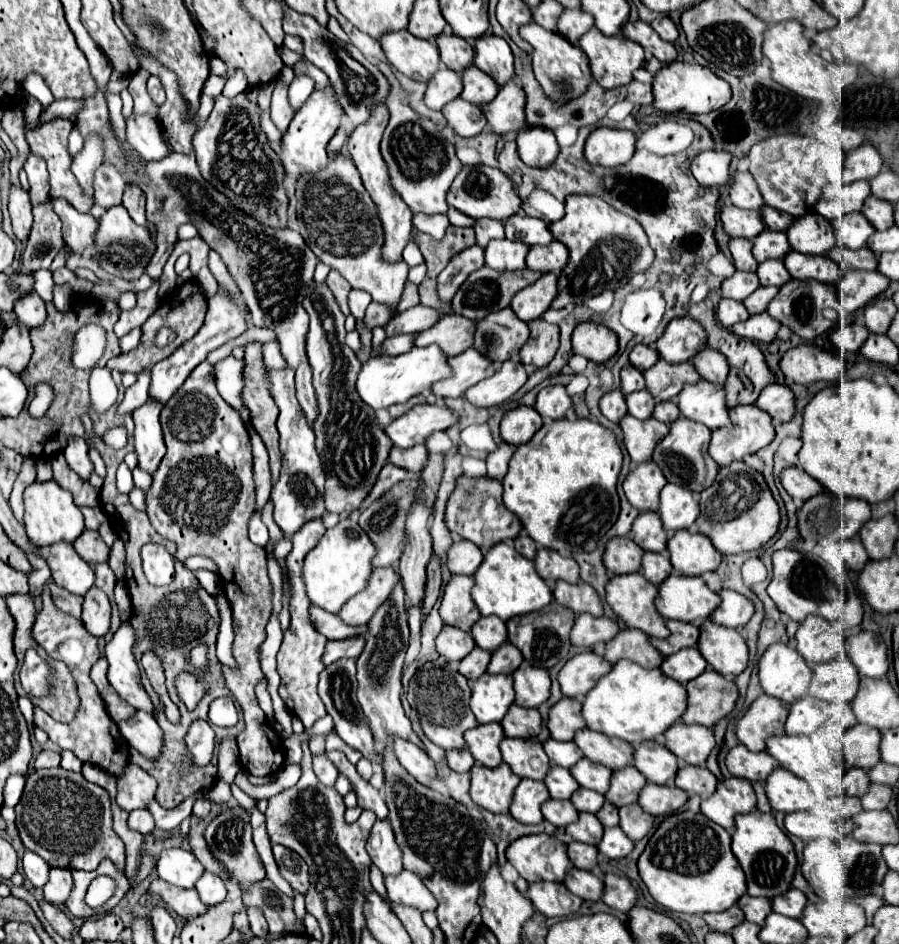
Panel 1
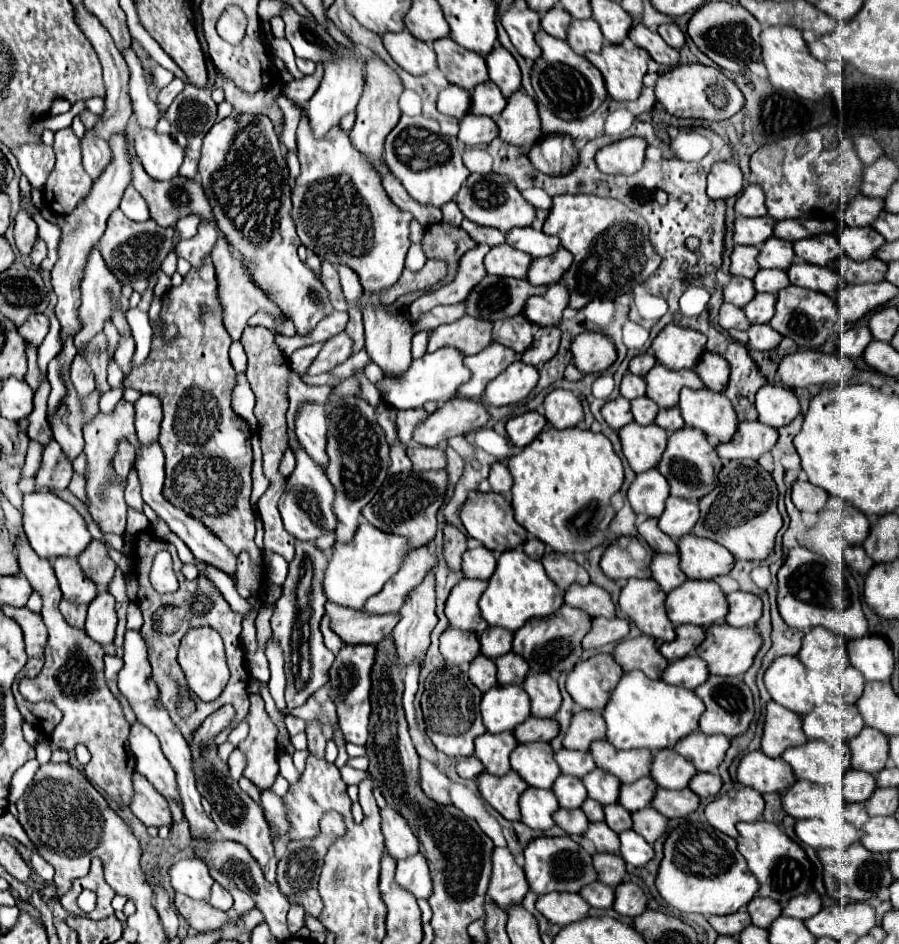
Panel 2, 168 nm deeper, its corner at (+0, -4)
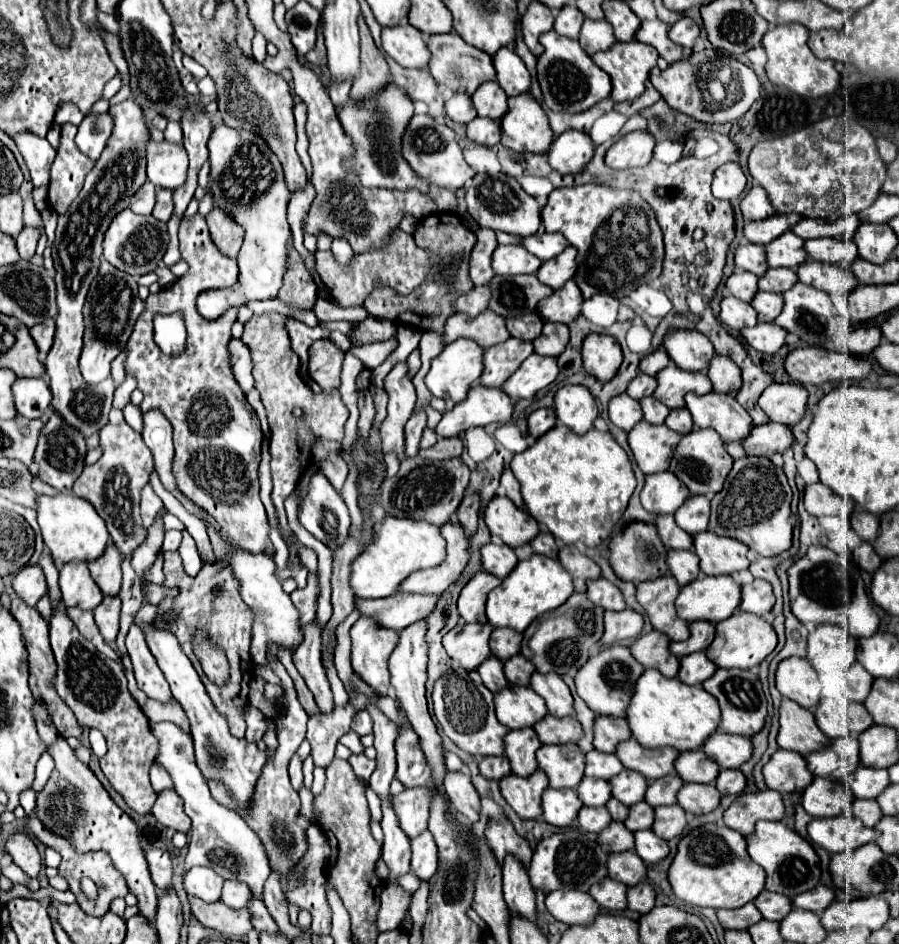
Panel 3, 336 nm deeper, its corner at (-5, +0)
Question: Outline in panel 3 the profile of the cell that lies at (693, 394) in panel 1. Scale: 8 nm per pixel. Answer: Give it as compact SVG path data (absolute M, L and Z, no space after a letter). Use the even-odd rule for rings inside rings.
M687 393L685 403L693 415L693 423L701 429L715 429L724 443L741 441L753 429L749 413L737 403L733 393Z

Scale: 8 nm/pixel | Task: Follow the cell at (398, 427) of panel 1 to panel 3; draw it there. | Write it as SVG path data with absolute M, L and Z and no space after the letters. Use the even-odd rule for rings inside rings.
M473 385L463 403L457 403L451 411L443 415L435 433L439 437L457 437L469 427L485 427L489 423L511 421L515 403L505 395L505 391L485 385Z

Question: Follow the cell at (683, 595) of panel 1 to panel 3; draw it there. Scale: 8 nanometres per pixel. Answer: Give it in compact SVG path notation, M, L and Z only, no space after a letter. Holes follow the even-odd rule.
M729 575L699 577L681 587L675 601L677 613L685 621L719 623L733 615L741 603L741 587Z

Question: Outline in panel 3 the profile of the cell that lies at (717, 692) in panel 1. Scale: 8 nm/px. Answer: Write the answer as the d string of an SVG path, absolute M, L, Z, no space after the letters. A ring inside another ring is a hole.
M717 669L715 675L713 675L713 679L707 679L703 683L703 687L713 697L717 697L717 701L721 705L721 725L719 725L721 731L753 737L755 733L759 733L763 729L765 717L767 717L767 699L763 695L759 677L753 671Z

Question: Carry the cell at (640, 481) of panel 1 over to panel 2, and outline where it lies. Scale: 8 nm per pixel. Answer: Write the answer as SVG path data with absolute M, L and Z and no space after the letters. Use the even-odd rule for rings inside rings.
M656 469L638 473L628 489L628 501L634 513L644 513L648 517L662 515L668 495L670 495L668 481Z

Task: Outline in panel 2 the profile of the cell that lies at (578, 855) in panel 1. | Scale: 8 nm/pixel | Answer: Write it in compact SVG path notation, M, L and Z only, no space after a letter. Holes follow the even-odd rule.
M594 853L592 855L596 873L598 873L598 881L616 887L618 883L622 883L624 875L626 875L626 863L622 861L620 855L616 853Z

